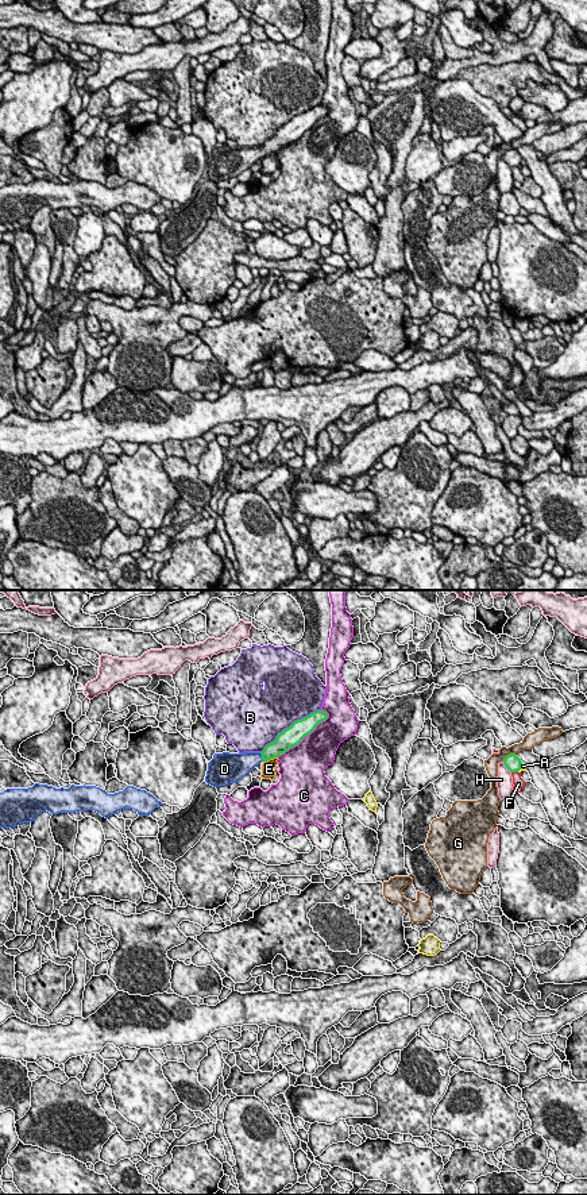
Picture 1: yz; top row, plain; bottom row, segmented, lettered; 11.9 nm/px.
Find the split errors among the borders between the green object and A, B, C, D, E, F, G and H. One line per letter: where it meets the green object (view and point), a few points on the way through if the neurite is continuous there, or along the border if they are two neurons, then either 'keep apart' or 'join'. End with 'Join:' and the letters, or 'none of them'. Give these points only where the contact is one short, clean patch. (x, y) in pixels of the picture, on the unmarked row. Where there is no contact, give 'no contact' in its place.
A: contact yz (520, 161); border yz (522, 158), (520, 164); keep apart
B: contact yz (290, 120); keep apart
C: contact yz (306, 130); keep apart
D: contact yz (262, 151); way yz (280, 141), (262, 151), (243, 158); join
E: contact yz (270, 153); keep apart
F: contact yz (514, 166); keep apart
G: contact yz (510, 149); keep apart
H: contact yz (505, 161); keep apart
Join: D

